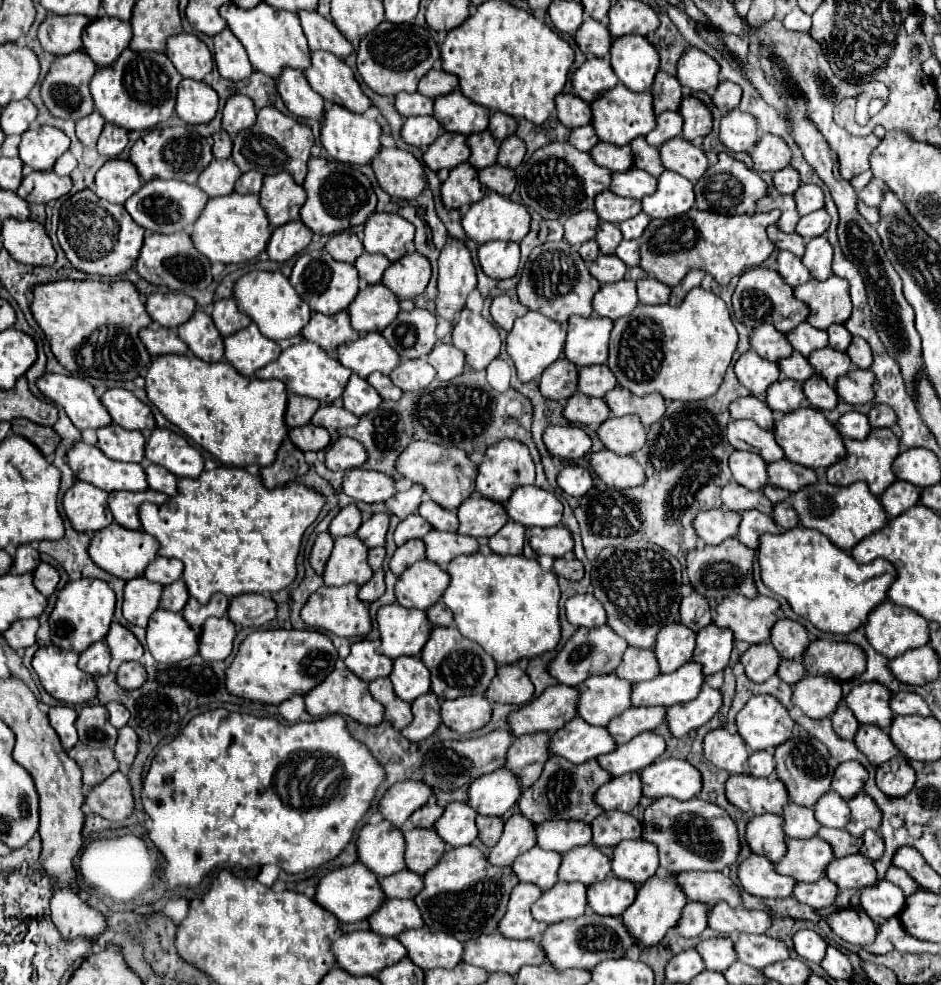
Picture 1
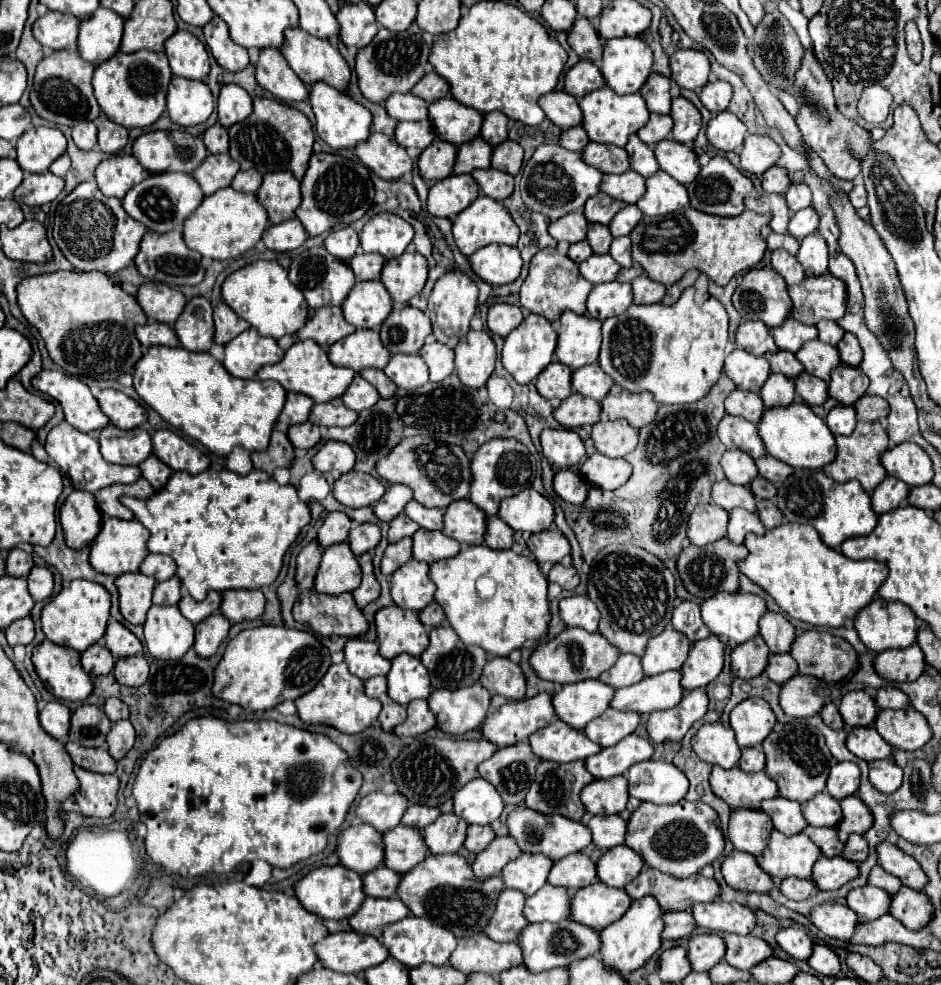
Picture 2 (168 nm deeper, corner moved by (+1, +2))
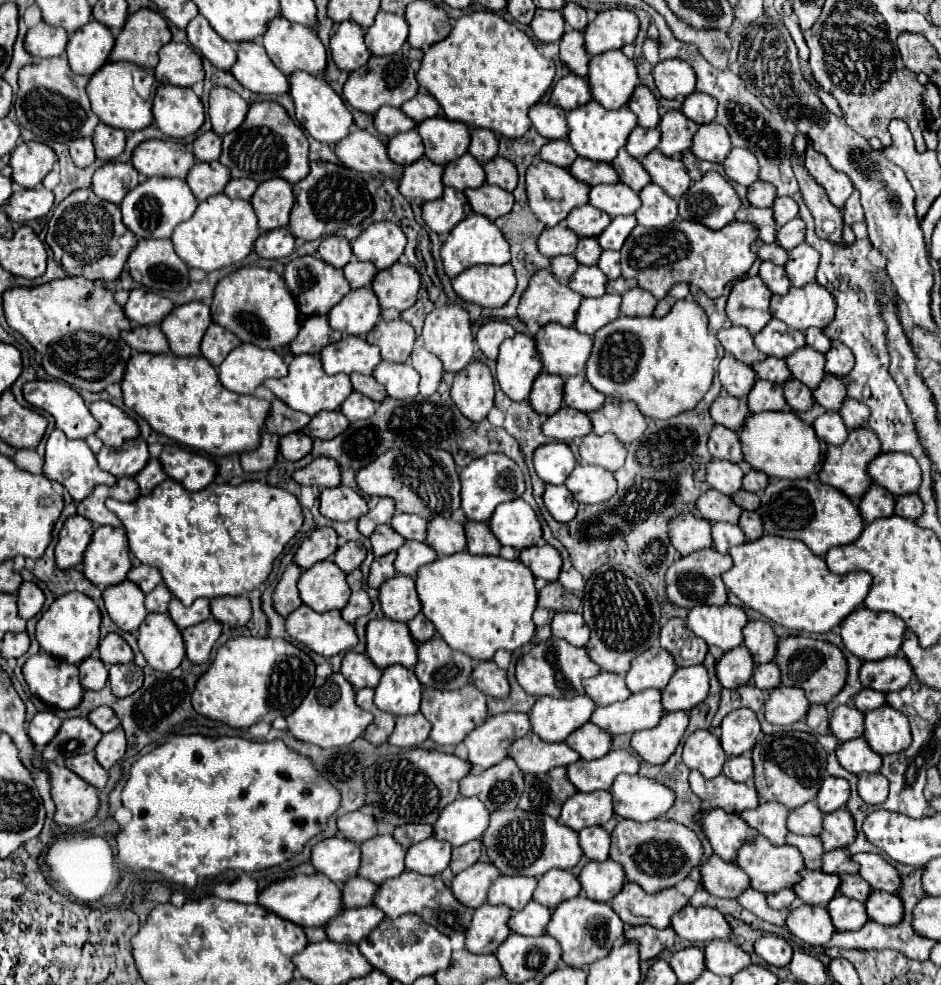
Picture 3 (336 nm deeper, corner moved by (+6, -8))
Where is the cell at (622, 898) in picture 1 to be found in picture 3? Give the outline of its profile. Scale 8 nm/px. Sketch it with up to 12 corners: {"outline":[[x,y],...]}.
{"outline":[[586,896],[552,910],[546,934],[584,968],[612,950],[624,924]]}

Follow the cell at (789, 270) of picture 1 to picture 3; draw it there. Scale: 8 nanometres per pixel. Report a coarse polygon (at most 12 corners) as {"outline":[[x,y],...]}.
{"outline":[[762,262],[758,276],[782,296],[790,290],[786,270],[772,262]]}

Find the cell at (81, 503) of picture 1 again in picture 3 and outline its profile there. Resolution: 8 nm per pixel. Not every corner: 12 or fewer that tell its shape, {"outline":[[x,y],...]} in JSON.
{"outline":[[72,516],[60,530],[56,566],[68,570],[82,562],[94,526]]}

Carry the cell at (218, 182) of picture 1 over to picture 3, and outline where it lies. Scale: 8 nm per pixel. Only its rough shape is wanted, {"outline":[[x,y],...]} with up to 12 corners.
{"outline":[[196,162],[186,182],[198,200],[220,194],[230,180],[220,162]]}

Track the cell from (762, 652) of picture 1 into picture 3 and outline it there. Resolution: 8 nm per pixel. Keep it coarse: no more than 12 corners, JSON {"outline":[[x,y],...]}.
{"outline":[[744,646],[726,652],[716,662],[724,688],[750,682],[754,662]]}

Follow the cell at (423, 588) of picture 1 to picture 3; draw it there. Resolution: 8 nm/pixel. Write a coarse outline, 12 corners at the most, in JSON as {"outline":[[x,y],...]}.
{"outline":[[402,574],[380,586],[390,620],[408,622],[422,610],[414,580]]}

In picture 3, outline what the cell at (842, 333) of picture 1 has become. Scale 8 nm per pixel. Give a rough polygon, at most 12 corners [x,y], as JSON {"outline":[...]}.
{"outline":[[808,328],[806,344],[818,352],[830,348],[820,328]]}

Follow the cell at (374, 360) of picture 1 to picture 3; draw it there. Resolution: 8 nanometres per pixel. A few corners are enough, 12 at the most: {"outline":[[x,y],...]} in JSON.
{"outline":[[362,336],[324,346],[326,374],[370,376],[380,350]]}

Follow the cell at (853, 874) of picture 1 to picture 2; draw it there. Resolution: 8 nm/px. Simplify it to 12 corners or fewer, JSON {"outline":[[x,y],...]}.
{"outline":[[821,856],[813,866],[819,890],[839,890],[857,876],[859,864]]}

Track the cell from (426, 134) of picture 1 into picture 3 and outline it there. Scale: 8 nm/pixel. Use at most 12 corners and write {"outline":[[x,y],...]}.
{"outline":[[416,130],[396,134],[388,142],[388,156],[408,166],[424,156]]}

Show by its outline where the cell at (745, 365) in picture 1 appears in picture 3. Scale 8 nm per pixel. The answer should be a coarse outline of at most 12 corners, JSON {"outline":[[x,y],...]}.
{"outline":[[724,354],[718,366],[722,388],[746,398],[756,372]]}

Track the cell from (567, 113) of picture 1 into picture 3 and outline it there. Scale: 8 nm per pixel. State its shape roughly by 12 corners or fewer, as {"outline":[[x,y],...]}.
{"outline":[[538,102],[528,116],[540,136],[568,136],[566,112]]}

